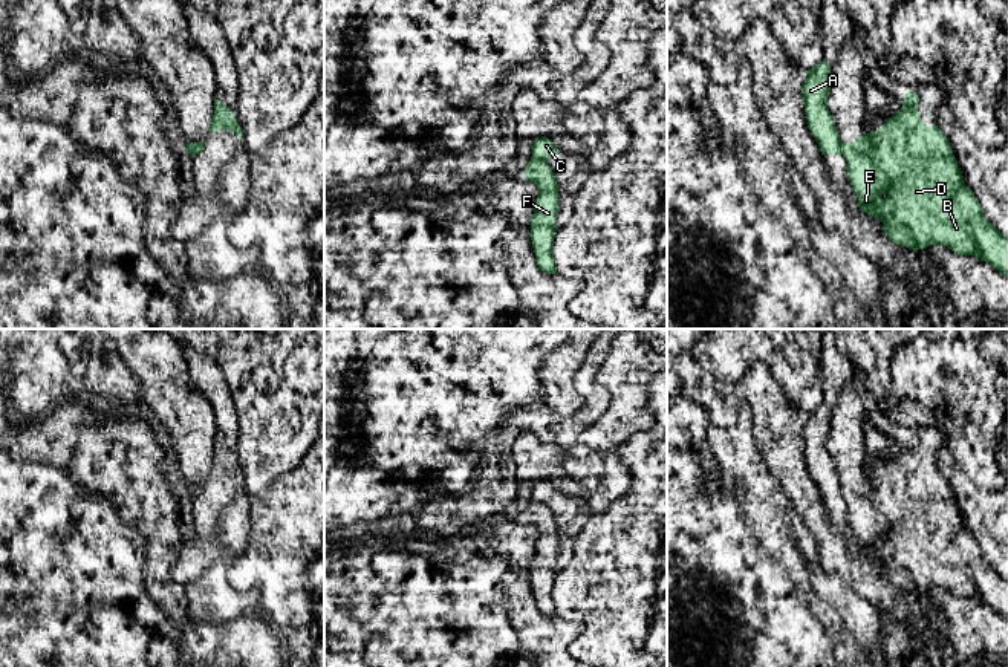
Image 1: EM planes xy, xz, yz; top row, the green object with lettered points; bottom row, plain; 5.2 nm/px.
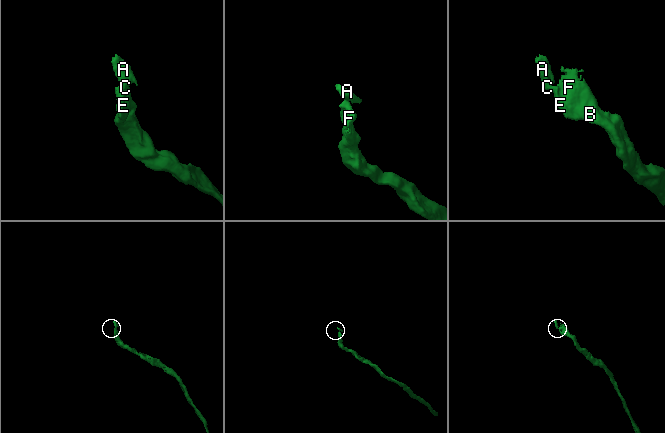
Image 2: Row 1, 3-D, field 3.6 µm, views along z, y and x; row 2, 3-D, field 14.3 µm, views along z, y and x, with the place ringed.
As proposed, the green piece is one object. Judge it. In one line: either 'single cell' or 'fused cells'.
fused cells

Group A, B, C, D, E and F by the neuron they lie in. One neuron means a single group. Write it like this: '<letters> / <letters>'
A C / B D E F

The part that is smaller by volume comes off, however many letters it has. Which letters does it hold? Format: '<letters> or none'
A, C

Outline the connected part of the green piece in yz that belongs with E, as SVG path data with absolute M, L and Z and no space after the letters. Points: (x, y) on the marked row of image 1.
M910 90L901 102L902 109L889 118L878 132L864 132L855 142L841 142L858 207L866 214L878 217L889 239L901 246L918 251L932 245L945 245L958 254L976 255L1008 277L1008 237L985 219L977 197L964 184L947 136L938 125L924 124L918 112L919 95Z

